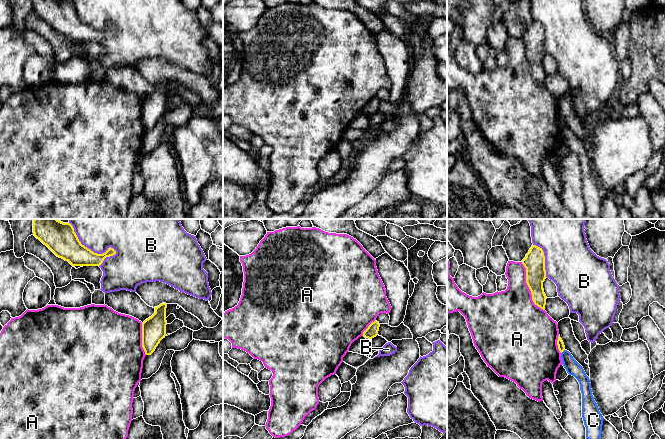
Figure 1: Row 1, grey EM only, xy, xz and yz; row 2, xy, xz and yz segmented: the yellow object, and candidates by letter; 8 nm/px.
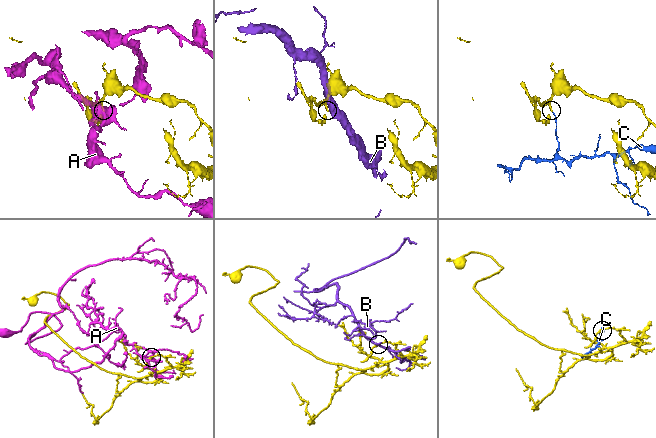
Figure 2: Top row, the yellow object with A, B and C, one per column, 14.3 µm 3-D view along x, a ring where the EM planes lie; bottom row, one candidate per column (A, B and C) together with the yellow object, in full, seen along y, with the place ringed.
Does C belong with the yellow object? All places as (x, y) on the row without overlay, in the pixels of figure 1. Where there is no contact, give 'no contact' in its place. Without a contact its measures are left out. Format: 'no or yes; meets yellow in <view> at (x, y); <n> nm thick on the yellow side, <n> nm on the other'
no; meets yellow in yz at (563, 126); 60 nm thick on the yellow side, 120 nm on the other

